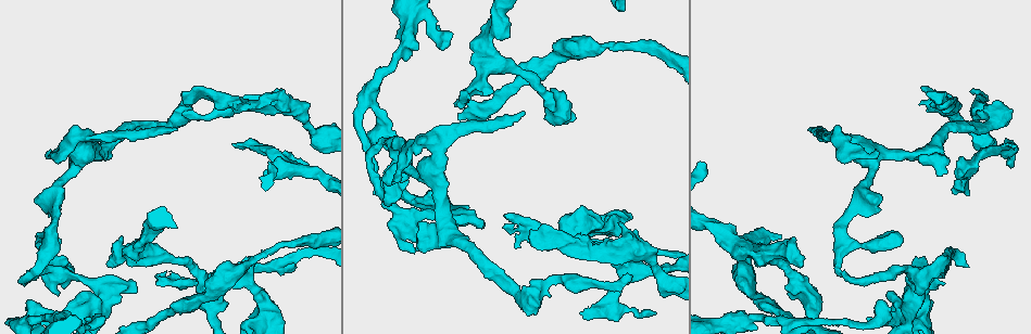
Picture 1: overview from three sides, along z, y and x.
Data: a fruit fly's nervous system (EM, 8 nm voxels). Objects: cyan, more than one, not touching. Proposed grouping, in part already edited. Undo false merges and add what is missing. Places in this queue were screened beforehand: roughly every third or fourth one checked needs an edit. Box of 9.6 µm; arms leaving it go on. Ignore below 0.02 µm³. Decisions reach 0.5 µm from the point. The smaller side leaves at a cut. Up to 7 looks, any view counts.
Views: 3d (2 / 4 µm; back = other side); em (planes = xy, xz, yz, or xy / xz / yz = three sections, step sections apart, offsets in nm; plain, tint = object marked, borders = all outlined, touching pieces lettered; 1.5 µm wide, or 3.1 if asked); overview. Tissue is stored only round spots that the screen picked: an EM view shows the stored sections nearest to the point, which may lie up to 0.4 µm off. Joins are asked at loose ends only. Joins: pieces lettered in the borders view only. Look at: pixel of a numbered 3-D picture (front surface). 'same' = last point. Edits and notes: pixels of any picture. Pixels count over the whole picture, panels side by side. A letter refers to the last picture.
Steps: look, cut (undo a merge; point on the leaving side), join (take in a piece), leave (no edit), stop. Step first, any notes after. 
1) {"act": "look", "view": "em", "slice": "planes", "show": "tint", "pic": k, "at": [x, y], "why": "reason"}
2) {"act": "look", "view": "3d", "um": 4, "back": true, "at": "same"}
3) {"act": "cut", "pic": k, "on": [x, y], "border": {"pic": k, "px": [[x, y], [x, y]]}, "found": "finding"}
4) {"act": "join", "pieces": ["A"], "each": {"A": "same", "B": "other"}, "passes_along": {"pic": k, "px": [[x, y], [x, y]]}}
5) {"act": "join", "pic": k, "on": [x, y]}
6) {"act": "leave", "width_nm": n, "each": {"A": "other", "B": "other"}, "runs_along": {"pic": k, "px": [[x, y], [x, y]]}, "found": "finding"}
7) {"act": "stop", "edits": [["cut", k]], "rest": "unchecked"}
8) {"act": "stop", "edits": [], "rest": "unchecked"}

{"act": "look", "view": "em", "slice": "planes", "show": "borders", "pic": 1, "at": [88, 321], "why": "an open end"}

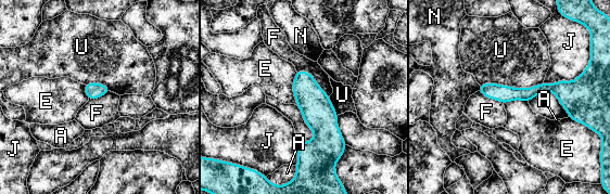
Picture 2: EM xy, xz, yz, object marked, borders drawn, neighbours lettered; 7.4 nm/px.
{"act": "leave", "each": {"A": "other", "E": "other", "F": "other", "J": "other", "N": "other", "U": "other"}, "border": {"pic": 2, "px": [[296, 72], [292, 86], [295, 104]]}, "found": "none of them fits"}

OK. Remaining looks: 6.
{"act": "look", "view": "em", "slice": "planes", "show": "tint", "pic": 1, "at": [493, 92], "why": "branch stops here"}

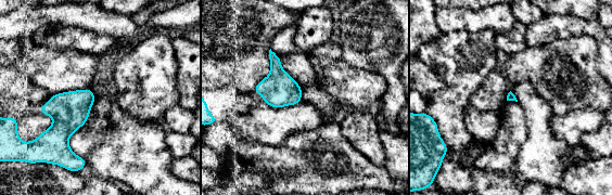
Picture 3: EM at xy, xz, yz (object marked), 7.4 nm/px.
{"act": "look", "view": "em", "slice": "planes", "show": "borders", "at": "same", "why": "what lies round it"}

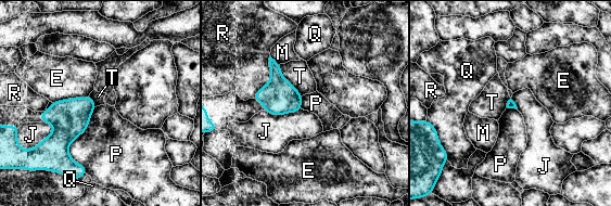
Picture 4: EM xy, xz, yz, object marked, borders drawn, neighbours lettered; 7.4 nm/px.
{"act": "leave", "each": {"E": "other", "J": "other", "M": "other", "P": "other", "Q": "other", "R": "other", "T": "other"}, "border": {"pic": 4, "px": [[301, 108], [280, 115], [265, 111]]}, "found": "no lettered piece goes on from it"}

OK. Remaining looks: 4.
{"act": "look", "view": "3d", "um": 4, "pic": 1, "at": [801, 324], "why": "three-way junction"}

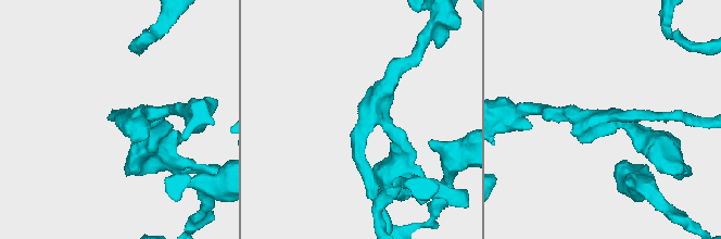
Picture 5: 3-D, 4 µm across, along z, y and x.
{"act": "look", "view": "em", "slice": "yz", "step": 8, "show": "borders", "pic": 5, "at": [363, 119], "arms": 3, "arm_widths_nm": [190, 190, 240]}

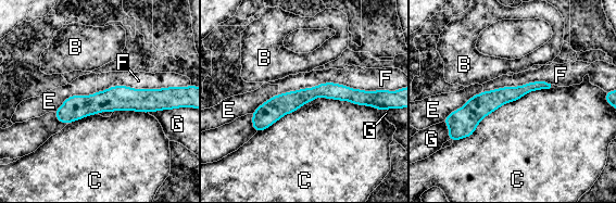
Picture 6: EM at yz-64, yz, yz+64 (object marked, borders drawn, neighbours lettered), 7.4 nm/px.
{"act": "leave", "longest_contact_nm": ["C", 950], "each": {"B": "other", "C": "other", "E": "other", "F": "other", "G": "other"}, "border": {"pic": 6, "px": [[379, 109], [316, 97], [256, 132]]}, "found": "one neuron here"}

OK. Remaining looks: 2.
{"act": "stop", "edits": [], "rest": "unchecked"}

